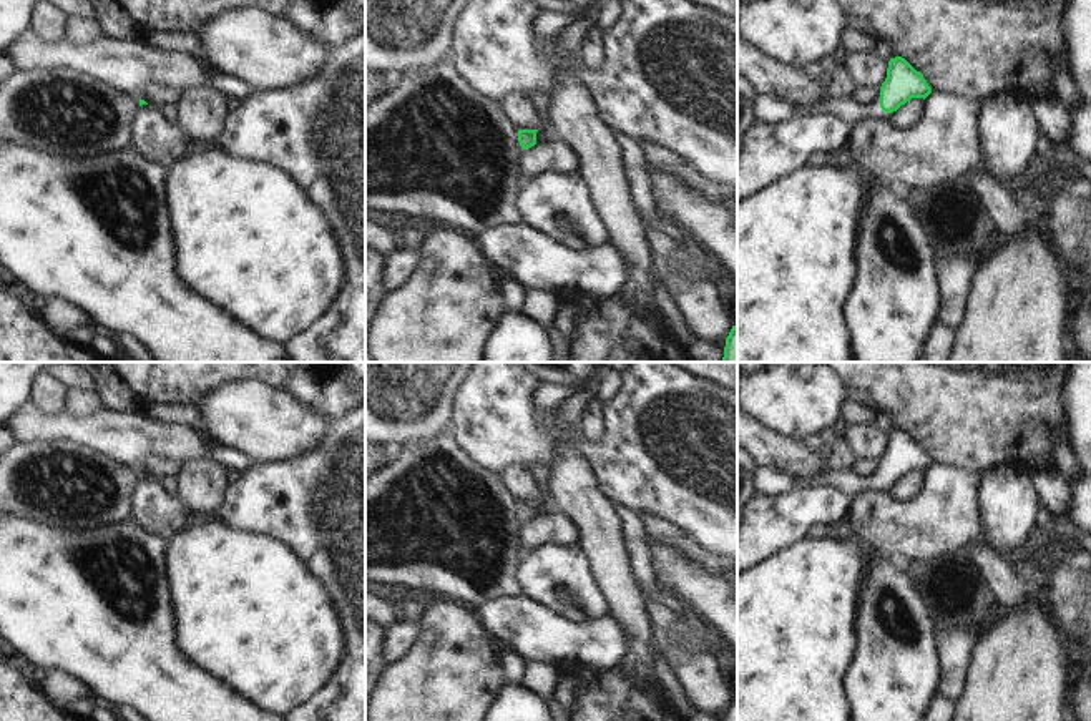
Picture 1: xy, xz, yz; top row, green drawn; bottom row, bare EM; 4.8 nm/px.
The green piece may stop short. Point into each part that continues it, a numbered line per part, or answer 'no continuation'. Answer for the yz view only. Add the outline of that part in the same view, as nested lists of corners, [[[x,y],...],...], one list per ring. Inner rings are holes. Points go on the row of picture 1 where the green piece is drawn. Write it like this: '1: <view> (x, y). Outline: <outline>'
1: yz (769, 110). Outline: [[[759,95],[756,98],[754,115],[757,121],[766,125],[779,125],[799,115],[825,113],[834,115],[847,125],[857,125],[865,120],[890,121],[893,113],[880,108],[880,98],[870,105],[859,105],[852,98],[832,98],[827,103],[807,110],[804,106],[790,105],[771,95]]]

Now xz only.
1: xz (538, 100). Outline: [[[533,91],[533,93],[528,93],[526,98],[531,103],[540,121],[540,128],[536,131],[536,145],[560,143],[561,141],[560,136],[551,128],[551,123],[548,120],[548,96],[541,91]]]

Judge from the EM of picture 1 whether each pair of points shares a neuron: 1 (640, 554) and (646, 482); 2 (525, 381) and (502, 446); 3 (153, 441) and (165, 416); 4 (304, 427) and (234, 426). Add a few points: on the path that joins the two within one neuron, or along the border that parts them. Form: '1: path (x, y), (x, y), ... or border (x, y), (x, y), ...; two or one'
1: border (611, 500), (635, 514); two
2: path (508, 397), (502, 404), (502, 429); one
3: border (140, 407), (155, 421), (190, 426), (200, 431); two
4: path (288, 427), (251, 426); one

